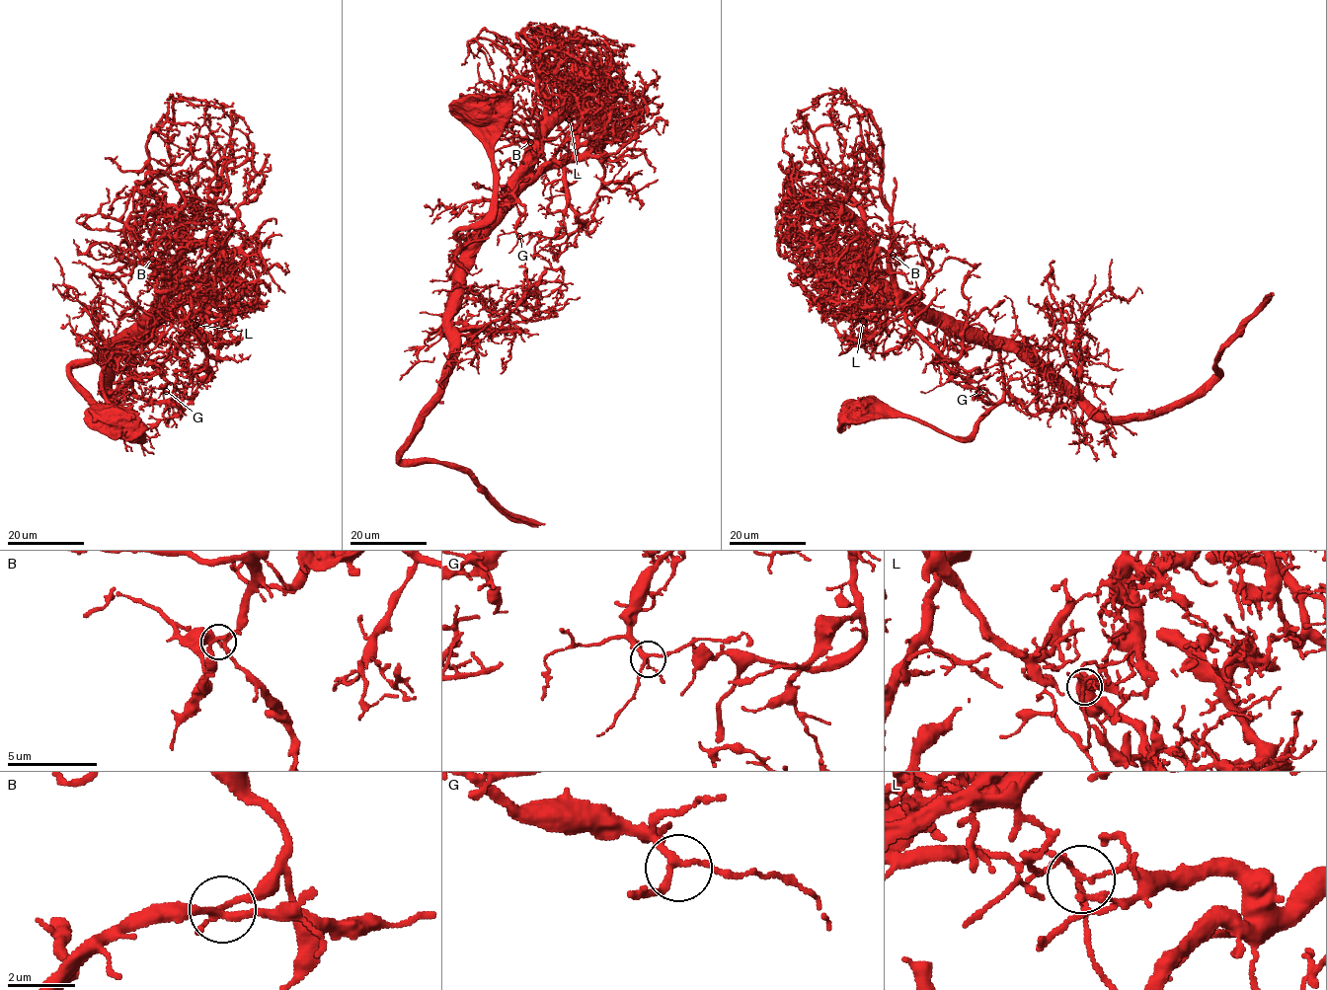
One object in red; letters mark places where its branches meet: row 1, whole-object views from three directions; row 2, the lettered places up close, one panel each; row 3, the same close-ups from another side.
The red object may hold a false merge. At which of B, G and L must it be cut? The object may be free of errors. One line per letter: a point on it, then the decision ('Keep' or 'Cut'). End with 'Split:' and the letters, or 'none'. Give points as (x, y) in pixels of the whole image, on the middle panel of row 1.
B: Place: (530, 142). Keep
G: Place: (519, 236). Keep
L: Place: (569, 119). Cut
Split: L

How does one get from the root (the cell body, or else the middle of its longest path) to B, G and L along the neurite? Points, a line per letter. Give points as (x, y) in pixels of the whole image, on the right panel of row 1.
B: (978, 336), (980, 340), (952, 317), (894, 296), (868, 273), (881, 258), (893, 255)
G: (978, 336), (980, 340), (963, 341), (946, 334), (941, 362), (951, 380), (979, 392)
L: (978, 336), (980, 340), (975, 341), (921, 306), (909, 306), (886, 323), (862, 322)

